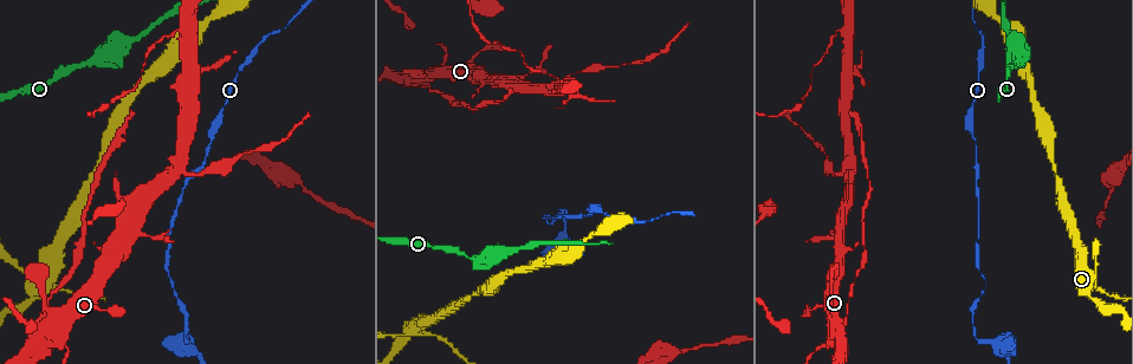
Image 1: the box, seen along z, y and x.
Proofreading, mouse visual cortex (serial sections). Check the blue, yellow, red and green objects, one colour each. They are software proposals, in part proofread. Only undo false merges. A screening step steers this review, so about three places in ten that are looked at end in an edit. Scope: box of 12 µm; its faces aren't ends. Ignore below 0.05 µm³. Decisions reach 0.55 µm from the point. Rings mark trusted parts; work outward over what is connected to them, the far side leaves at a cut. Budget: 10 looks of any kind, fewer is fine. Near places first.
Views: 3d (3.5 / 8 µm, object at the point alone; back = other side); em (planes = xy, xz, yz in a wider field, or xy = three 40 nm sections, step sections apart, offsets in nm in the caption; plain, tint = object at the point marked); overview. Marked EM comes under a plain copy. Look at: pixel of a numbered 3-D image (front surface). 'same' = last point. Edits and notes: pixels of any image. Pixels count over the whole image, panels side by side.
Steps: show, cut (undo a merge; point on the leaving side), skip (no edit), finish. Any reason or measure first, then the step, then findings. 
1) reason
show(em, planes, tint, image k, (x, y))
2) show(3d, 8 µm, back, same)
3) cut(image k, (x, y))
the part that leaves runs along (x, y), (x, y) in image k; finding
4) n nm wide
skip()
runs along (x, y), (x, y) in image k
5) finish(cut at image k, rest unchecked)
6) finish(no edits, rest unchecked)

thick turns thin
show(3d, 3.5 µm, image 1, (424, 85))

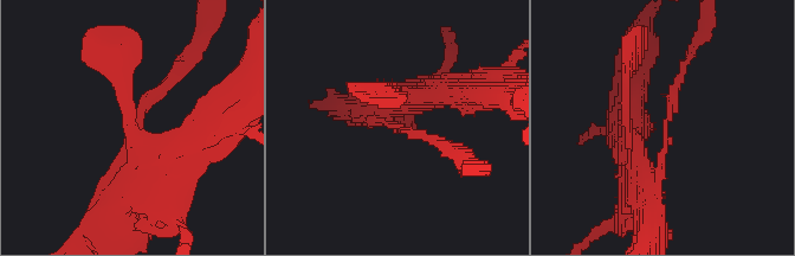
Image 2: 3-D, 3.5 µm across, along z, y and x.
need the tissue
show(em, xy, step 3, tint, image 2, (396, 129))

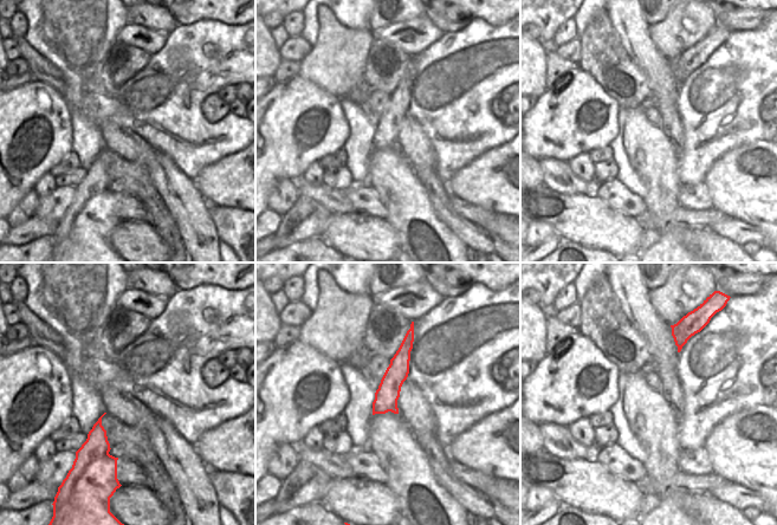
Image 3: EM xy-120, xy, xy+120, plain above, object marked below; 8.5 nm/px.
cut(image 2, (141, 115))
the part that leaves runs along (659, 174), (667, 109), (679, 80) in image 2; a second cell is stuck on

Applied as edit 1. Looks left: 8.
a narrow waist
show(3d, 3.5 µm, image 1, (188, 333))

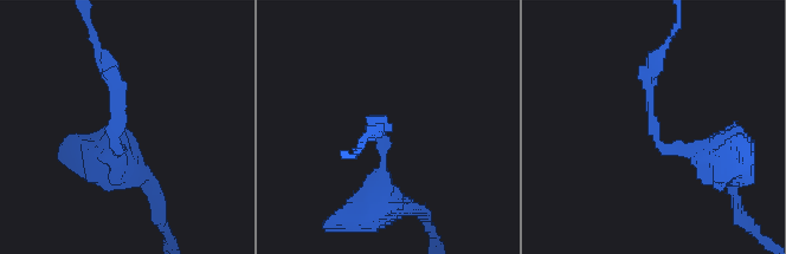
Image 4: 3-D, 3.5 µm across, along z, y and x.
need the tissue
show(em, xy, step 1, tint, image 4, (115, 134))

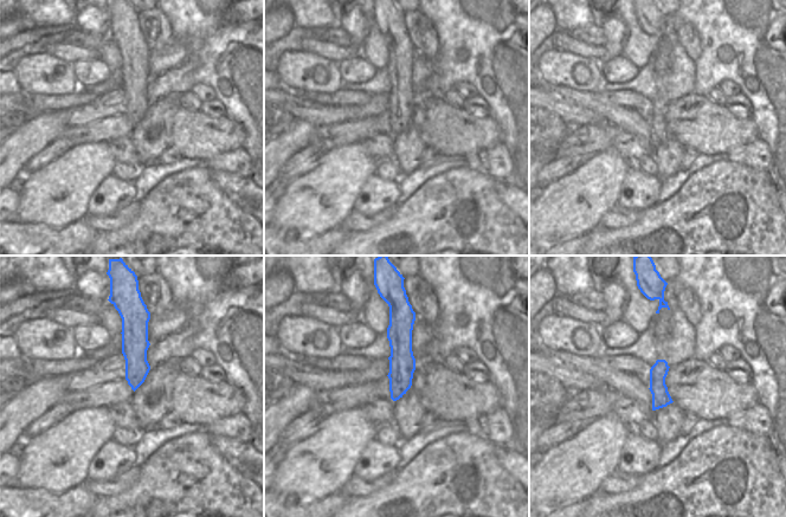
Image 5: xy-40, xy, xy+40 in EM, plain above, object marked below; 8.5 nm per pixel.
show(em, planes, tint, same)

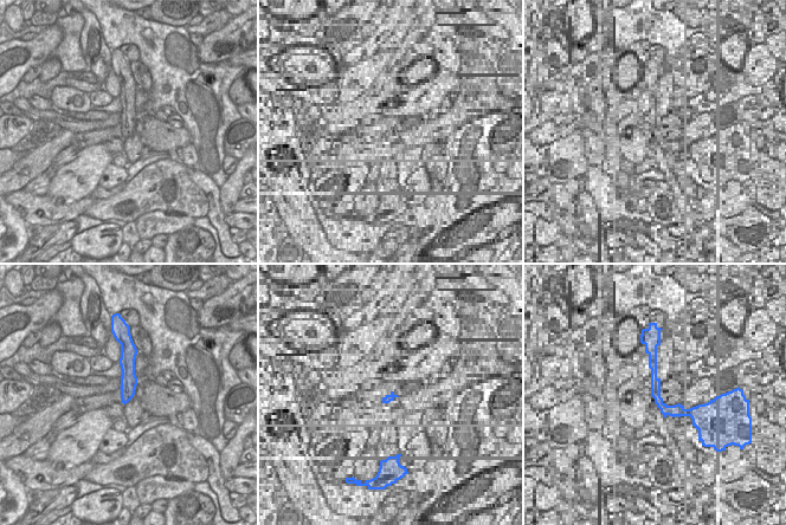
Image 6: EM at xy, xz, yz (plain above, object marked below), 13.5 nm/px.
skip()
all the same cell

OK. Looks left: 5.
thin neck
show(3d, 3.5 µm, image 1, (584, 69))

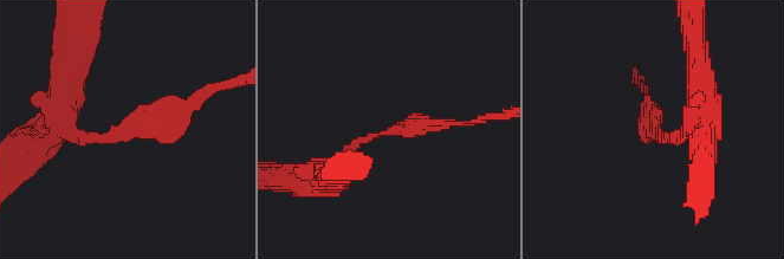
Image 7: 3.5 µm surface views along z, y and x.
cut(image 7, (224, 85))
the part that leaves runs along (180, 105), (195, 105), (239, 81) in image 7; a second cell is stuck on

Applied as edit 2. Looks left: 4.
see it whole again
show(overview)

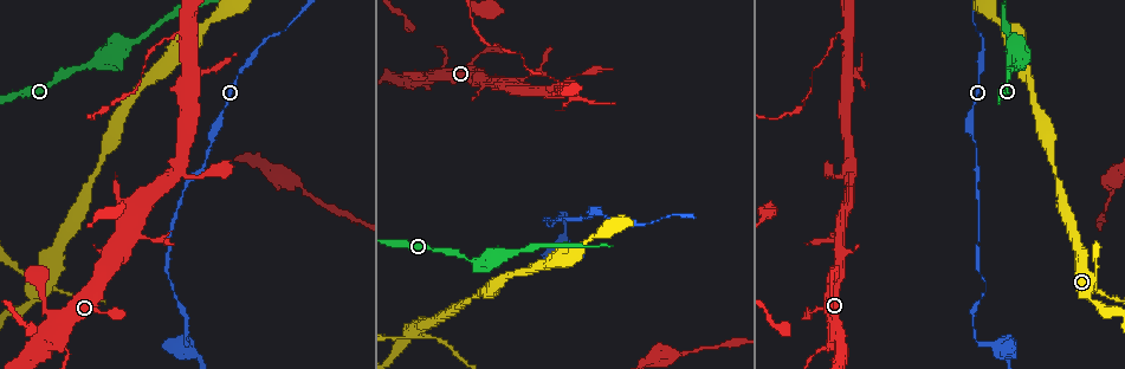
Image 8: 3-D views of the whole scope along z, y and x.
sudden change in width
show(3d, 3.5 µm, image 8, (848, 36))

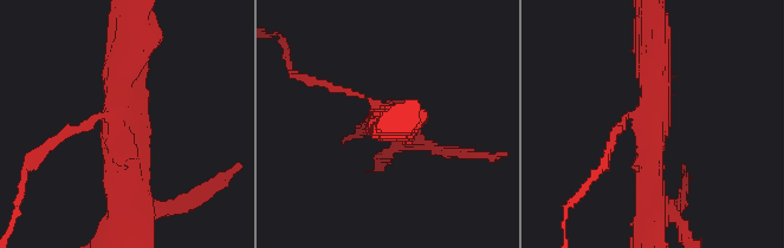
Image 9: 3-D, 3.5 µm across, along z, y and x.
3 arms; arms of 100, 400, 400 nm; now the EM
show(em, xy, step 5, tint, image 9, (117, 123))

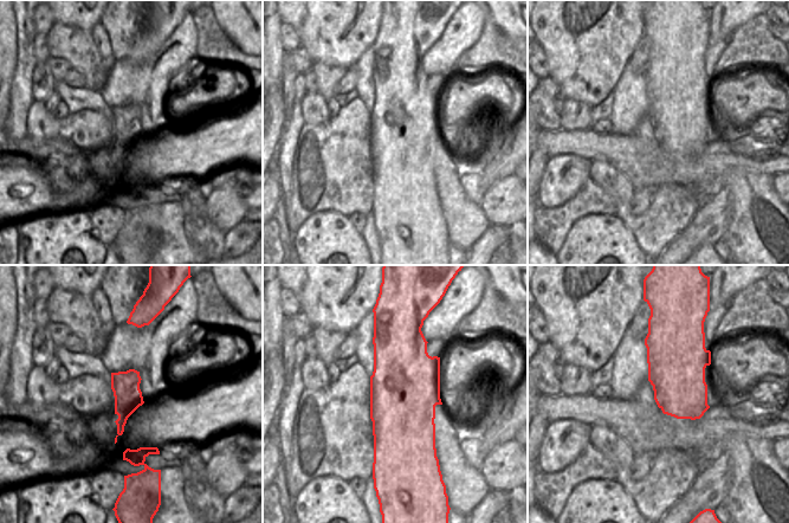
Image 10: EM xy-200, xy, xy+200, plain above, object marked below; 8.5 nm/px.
cut(image 9, (69, 132))
the part that leaves runs along (101, 116), (53, 138), (24, 182) in image 9; a second cell is stuck on

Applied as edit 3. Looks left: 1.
finish(cut at image 2, cut at image 7, cut at image 9, rest unchecked)

